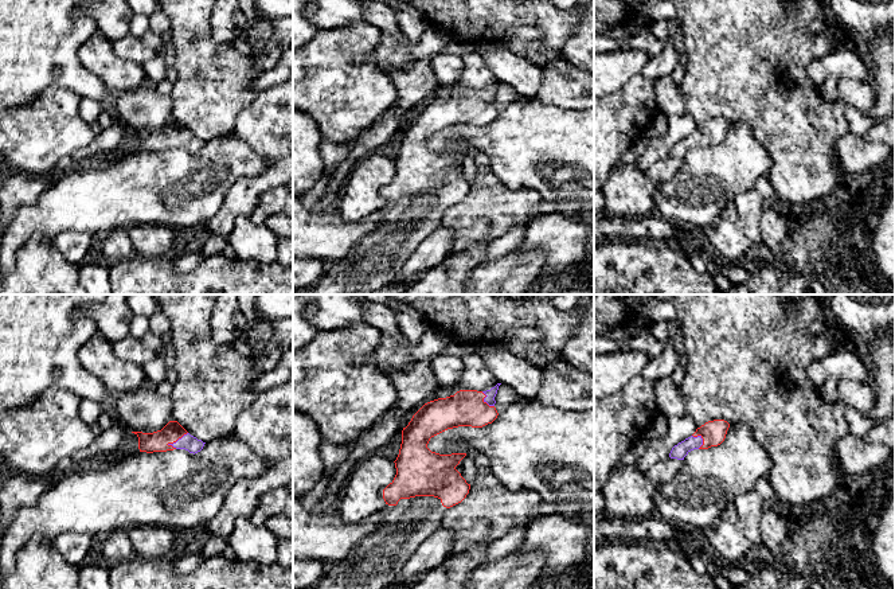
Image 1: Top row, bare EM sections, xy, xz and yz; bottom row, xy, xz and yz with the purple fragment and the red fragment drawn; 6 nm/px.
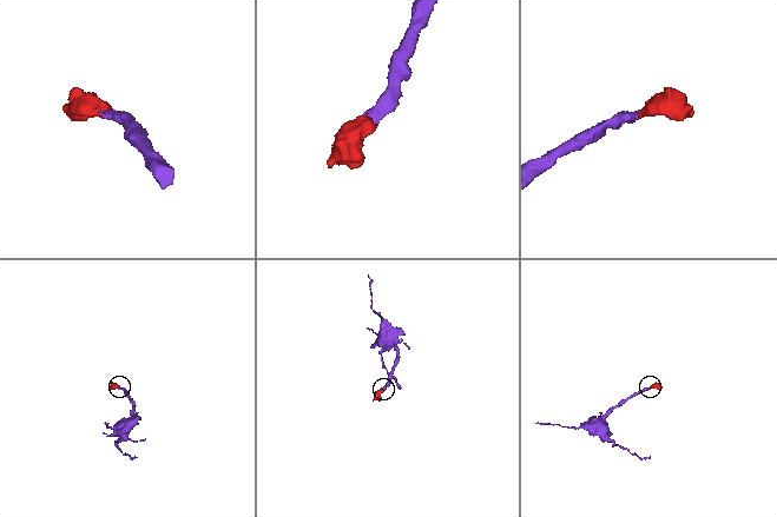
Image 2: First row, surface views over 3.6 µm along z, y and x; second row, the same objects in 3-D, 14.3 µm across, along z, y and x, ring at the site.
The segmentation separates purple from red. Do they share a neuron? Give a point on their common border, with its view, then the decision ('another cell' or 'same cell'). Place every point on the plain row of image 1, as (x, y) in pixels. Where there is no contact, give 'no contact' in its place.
meets purple in xy at (178, 139); same cell

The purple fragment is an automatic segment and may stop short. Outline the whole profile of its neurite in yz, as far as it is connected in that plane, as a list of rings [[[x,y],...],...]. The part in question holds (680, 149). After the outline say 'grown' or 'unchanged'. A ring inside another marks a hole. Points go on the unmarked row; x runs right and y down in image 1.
[[[724,118],[708,120],[684,140],[675,144],[669,152],[671,157],[684,159],[693,148],[708,148],[720,144],[727,133],[730,122]]] | grown

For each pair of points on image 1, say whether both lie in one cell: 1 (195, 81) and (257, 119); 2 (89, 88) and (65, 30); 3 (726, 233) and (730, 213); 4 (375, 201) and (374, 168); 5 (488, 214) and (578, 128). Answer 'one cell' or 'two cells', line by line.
1: two cells
2: one cell
3: one cell
4: one cell
5: two cells

